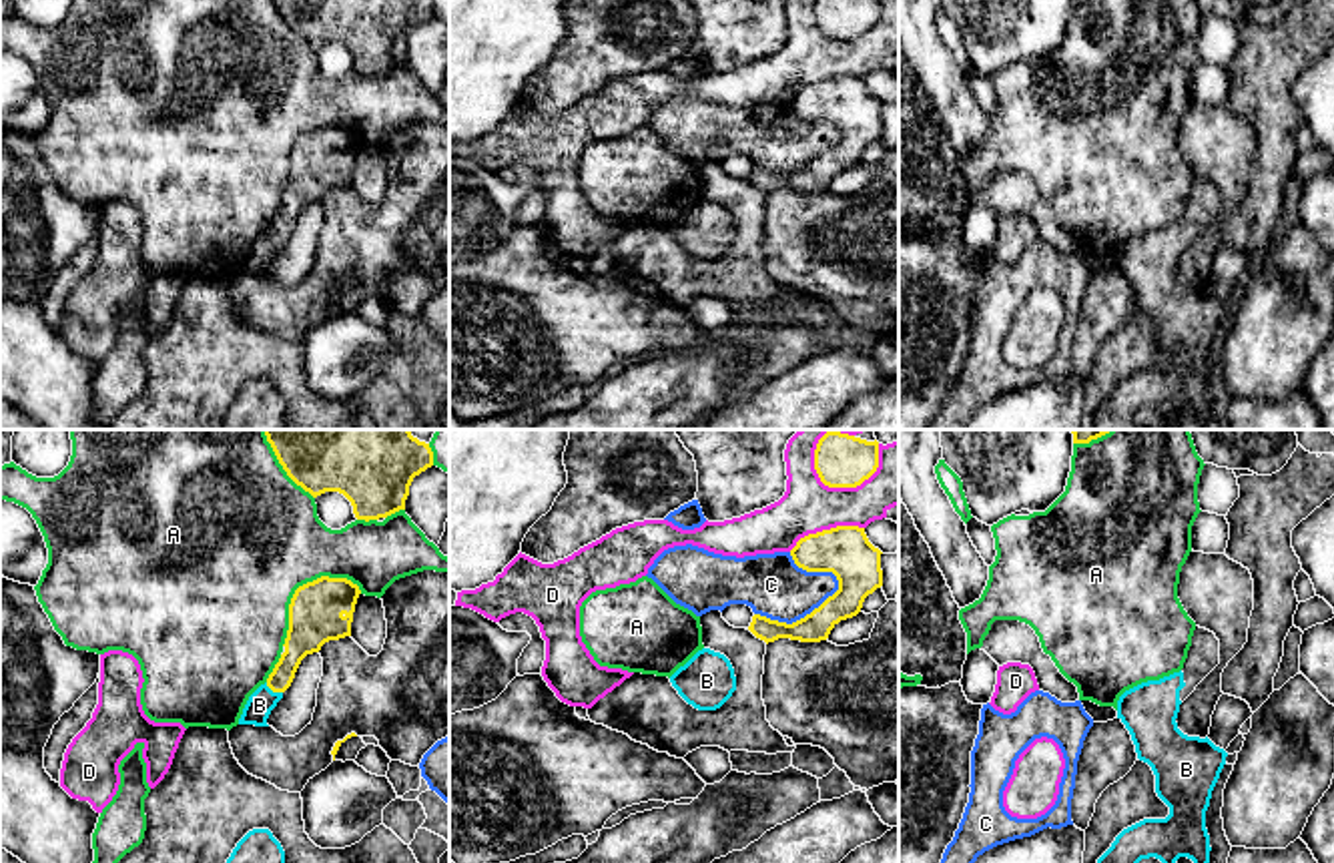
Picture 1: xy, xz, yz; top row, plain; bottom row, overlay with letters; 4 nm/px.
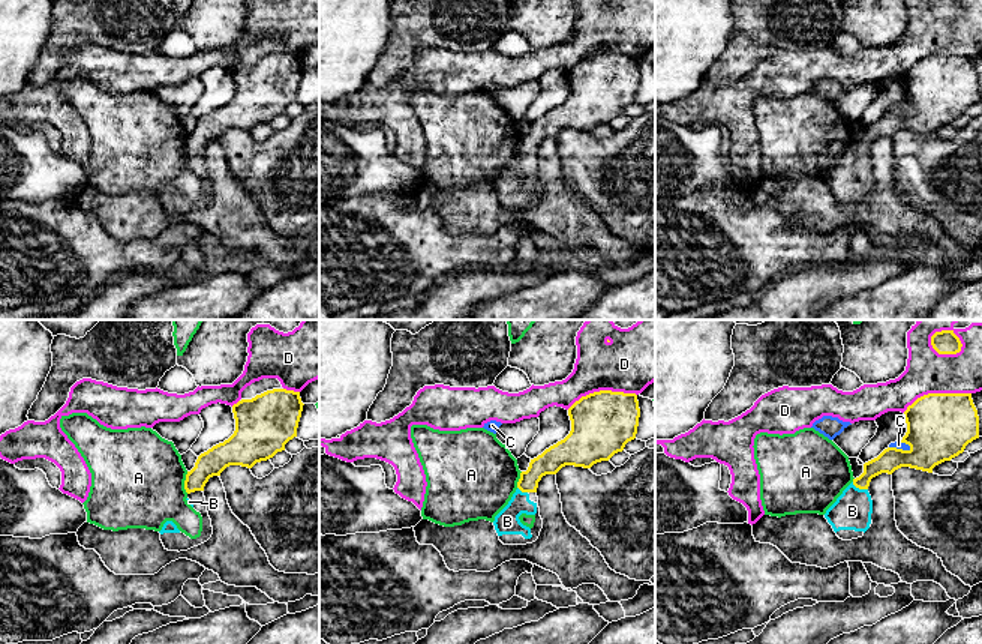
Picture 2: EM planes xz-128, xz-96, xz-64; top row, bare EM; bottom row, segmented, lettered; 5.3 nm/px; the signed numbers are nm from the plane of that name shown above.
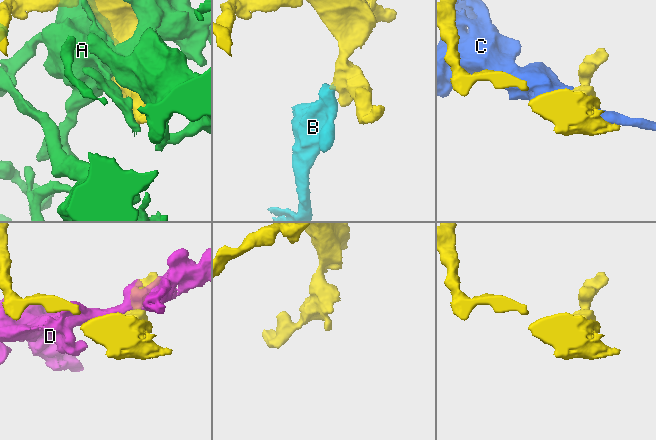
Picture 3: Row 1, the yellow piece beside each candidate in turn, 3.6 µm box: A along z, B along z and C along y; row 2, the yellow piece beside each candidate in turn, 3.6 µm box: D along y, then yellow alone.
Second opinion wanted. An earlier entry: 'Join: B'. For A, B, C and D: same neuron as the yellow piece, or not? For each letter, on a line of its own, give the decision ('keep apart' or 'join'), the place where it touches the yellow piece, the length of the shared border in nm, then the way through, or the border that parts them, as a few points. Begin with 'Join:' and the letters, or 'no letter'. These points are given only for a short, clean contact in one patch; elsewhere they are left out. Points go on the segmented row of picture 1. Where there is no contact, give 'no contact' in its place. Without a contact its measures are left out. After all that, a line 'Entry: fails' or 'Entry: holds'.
Join: B
A: keep apart | xy (299, 587) | 400 nm
B: join | xy (273, 691) | 80 nm | across xy (303, 637), (273, 691), (259, 705)
C: keep apart | xz (801, 619) | 380 nm
D: keep apart | xz (855, 486) | 280 nm
Entry: holds

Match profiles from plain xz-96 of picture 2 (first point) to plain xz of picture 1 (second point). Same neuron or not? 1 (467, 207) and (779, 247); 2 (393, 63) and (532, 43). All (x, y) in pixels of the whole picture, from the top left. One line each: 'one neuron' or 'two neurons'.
1: two neurons
2: two neurons

